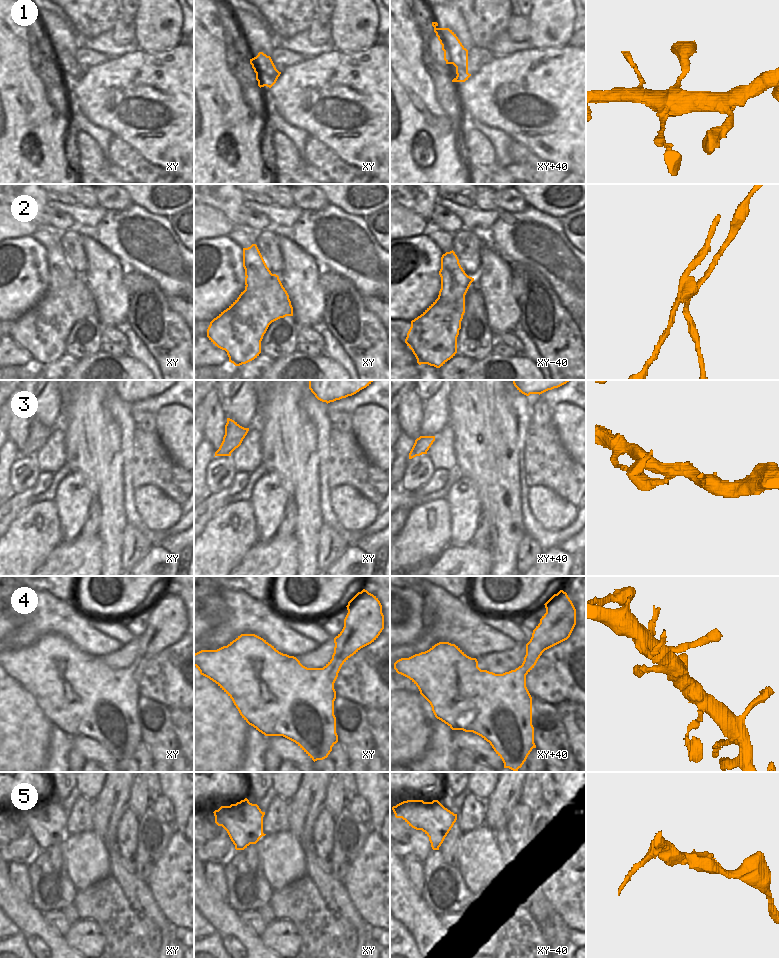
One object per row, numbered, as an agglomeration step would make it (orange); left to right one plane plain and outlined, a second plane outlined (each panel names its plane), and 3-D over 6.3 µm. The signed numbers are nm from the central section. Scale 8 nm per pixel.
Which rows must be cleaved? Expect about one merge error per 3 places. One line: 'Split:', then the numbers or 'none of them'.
Split: 2

